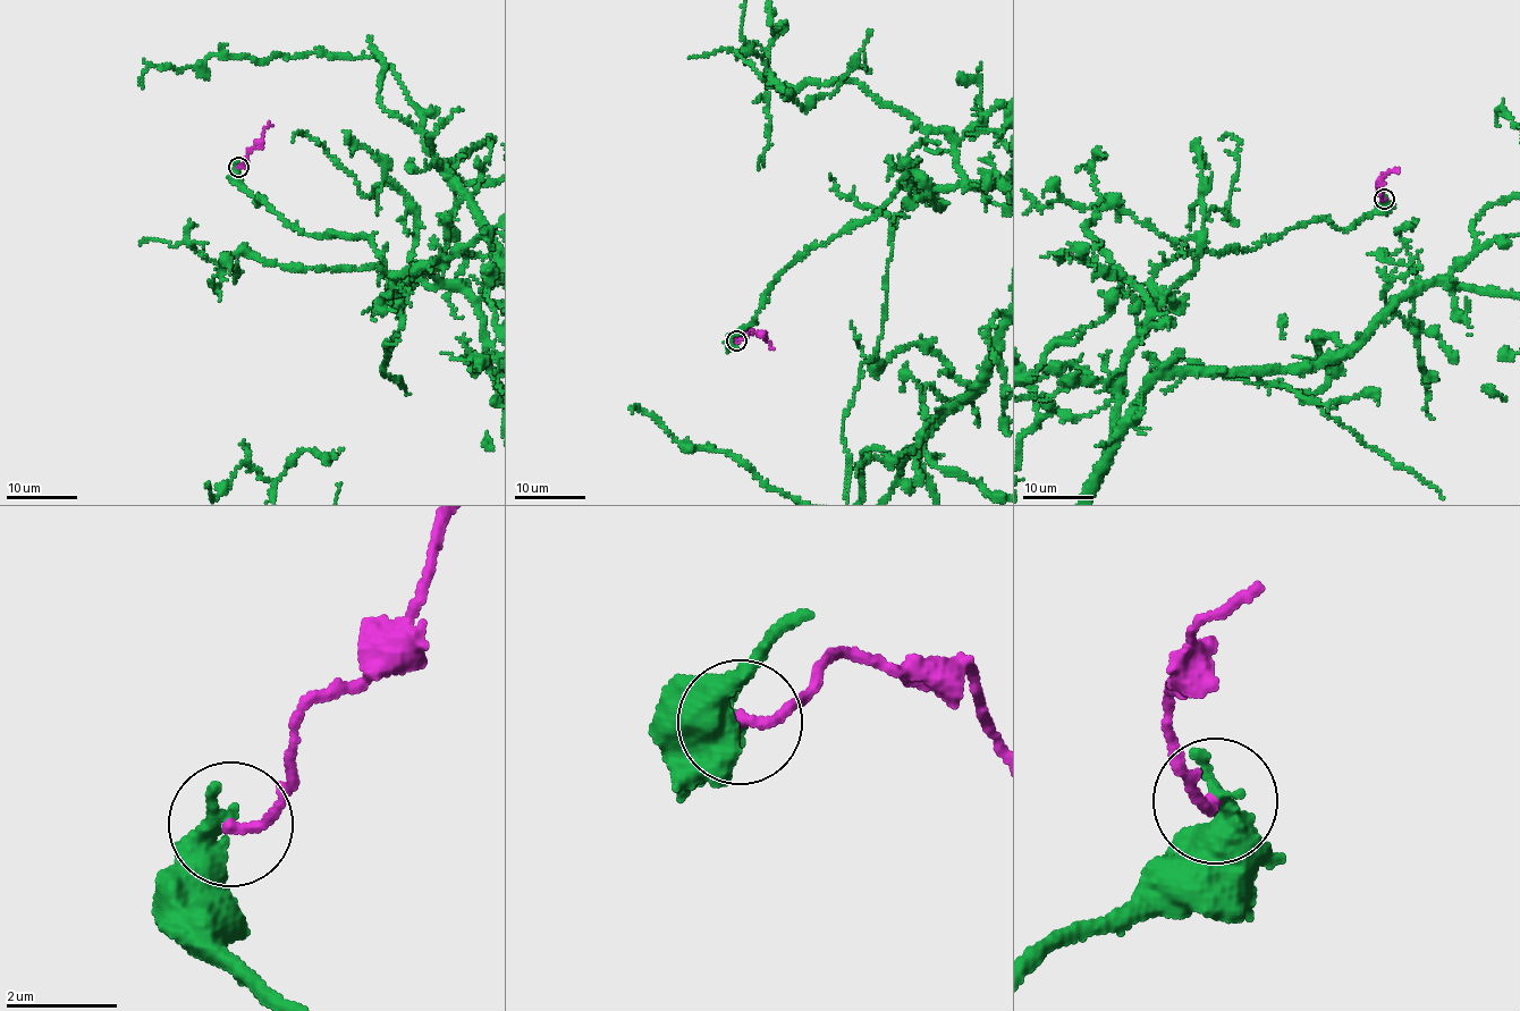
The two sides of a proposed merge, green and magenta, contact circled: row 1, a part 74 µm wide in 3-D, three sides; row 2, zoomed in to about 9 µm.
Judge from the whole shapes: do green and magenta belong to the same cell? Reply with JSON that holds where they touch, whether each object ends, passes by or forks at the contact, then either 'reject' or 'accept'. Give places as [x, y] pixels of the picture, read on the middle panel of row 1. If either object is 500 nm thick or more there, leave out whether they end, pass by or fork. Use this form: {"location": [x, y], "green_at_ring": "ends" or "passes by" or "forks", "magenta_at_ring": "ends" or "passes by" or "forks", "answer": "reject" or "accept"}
{"location": [736, 340], "green_at_ring": "ends", "magenta_at_ring": "ends", "answer": "reject"}

